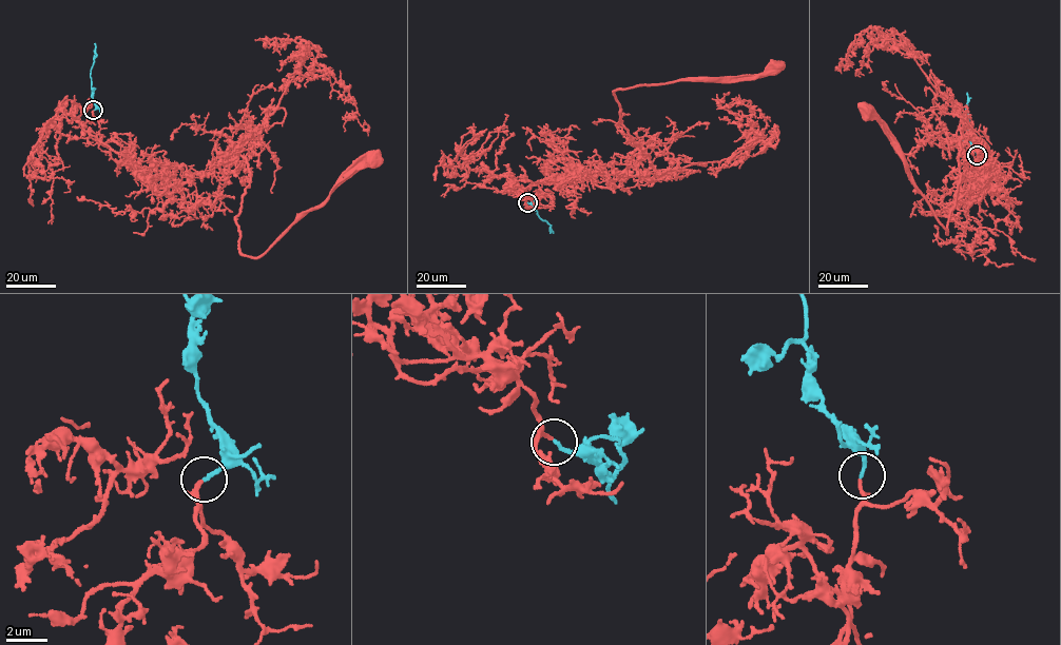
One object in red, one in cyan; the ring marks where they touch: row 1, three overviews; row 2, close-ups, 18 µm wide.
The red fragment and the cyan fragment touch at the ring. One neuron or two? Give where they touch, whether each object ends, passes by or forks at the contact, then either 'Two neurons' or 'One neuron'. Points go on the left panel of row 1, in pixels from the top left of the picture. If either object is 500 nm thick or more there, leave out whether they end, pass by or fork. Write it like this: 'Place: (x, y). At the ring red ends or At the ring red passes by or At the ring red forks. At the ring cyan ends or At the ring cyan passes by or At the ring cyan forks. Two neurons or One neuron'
Place: (93, 110). At the ring red ends. At the ring cyan ends. One neuron

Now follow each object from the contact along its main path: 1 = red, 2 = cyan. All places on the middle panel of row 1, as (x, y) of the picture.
1: (527, 201), (512, 184), (559, 174), (611, 189), (651, 165), (619, 118), (616, 90), (774, 67)
2: (527, 202), (550, 225), (553, 232)

